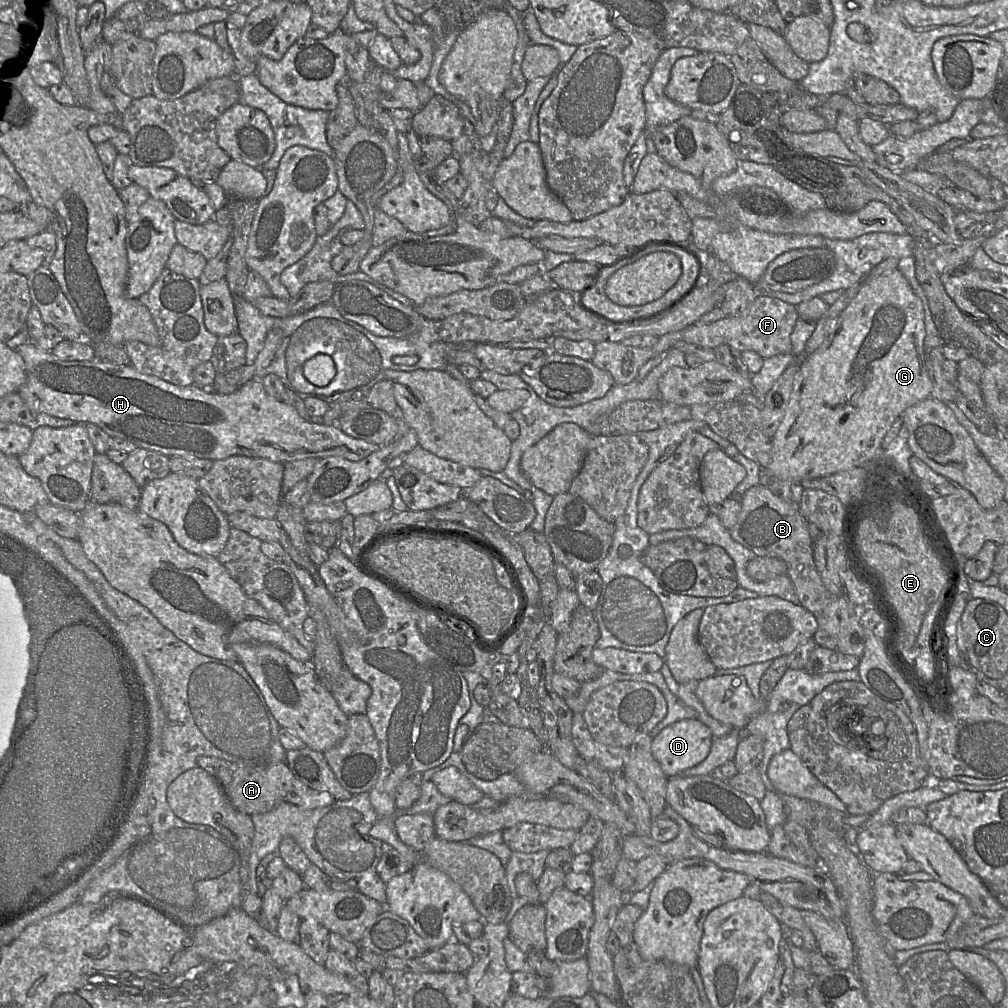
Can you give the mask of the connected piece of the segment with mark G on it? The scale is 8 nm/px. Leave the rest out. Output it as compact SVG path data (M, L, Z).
M898 268L887 270L883 274L872 279L866 279L857 295L839 316L833 332L816 351L802 360L801 367L794 377L793 389L785 415L772 437L771 461L767 468L764 469L767 469L783 480L790 481L791 483L801 483L806 479L820 478L839 471L872 464L875 459L879 457L882 440L894 421L901 416L906 408L930 397L931 395L932 383L925 363L925 336L926 330L922 301L913 292L908 280Z

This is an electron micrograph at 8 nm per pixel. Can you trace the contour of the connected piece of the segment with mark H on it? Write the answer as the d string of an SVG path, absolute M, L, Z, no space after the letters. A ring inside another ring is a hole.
M34 343L14 349L25 362L26 381L17 391L27 406L75 423L93 423L110 437L129 441L137 446L168 457L223 460L234 455L259 457L285 463L306 458L321 459L341 456L360 461L381 446L345 434L337 424L325 425L304 420L297 410L269 395L260 379L252 379L235 392L221 395L196 384L178 386L153 375L138 372L131 364L118 365L94 358L88 361L62 361L51 352L43 351Z

